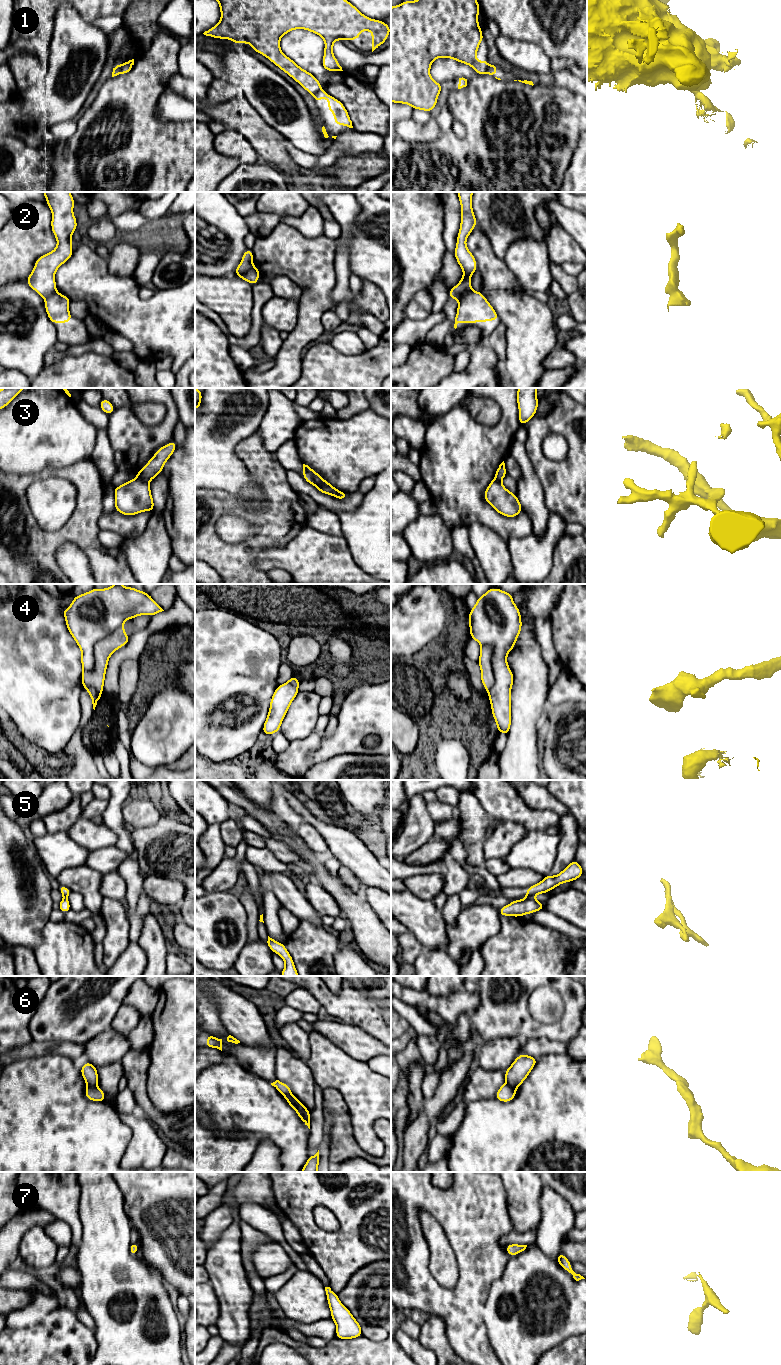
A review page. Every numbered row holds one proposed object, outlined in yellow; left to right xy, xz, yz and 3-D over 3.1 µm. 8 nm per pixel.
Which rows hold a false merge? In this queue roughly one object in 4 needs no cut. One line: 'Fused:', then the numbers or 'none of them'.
Fused: 1, 2, 3, 4, 5, 6

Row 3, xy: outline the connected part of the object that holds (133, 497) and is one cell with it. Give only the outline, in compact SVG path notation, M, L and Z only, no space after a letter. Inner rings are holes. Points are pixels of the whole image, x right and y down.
M136 477L114 488L115 510L125 516L144 511L154 512L149 482Z

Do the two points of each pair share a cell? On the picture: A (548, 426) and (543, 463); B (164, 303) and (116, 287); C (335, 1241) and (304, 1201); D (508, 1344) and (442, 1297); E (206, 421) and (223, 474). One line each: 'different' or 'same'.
A: same
B: same
C: same
D: different
E: same

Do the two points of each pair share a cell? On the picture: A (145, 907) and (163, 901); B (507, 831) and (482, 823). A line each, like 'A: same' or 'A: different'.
A: different
B: different

